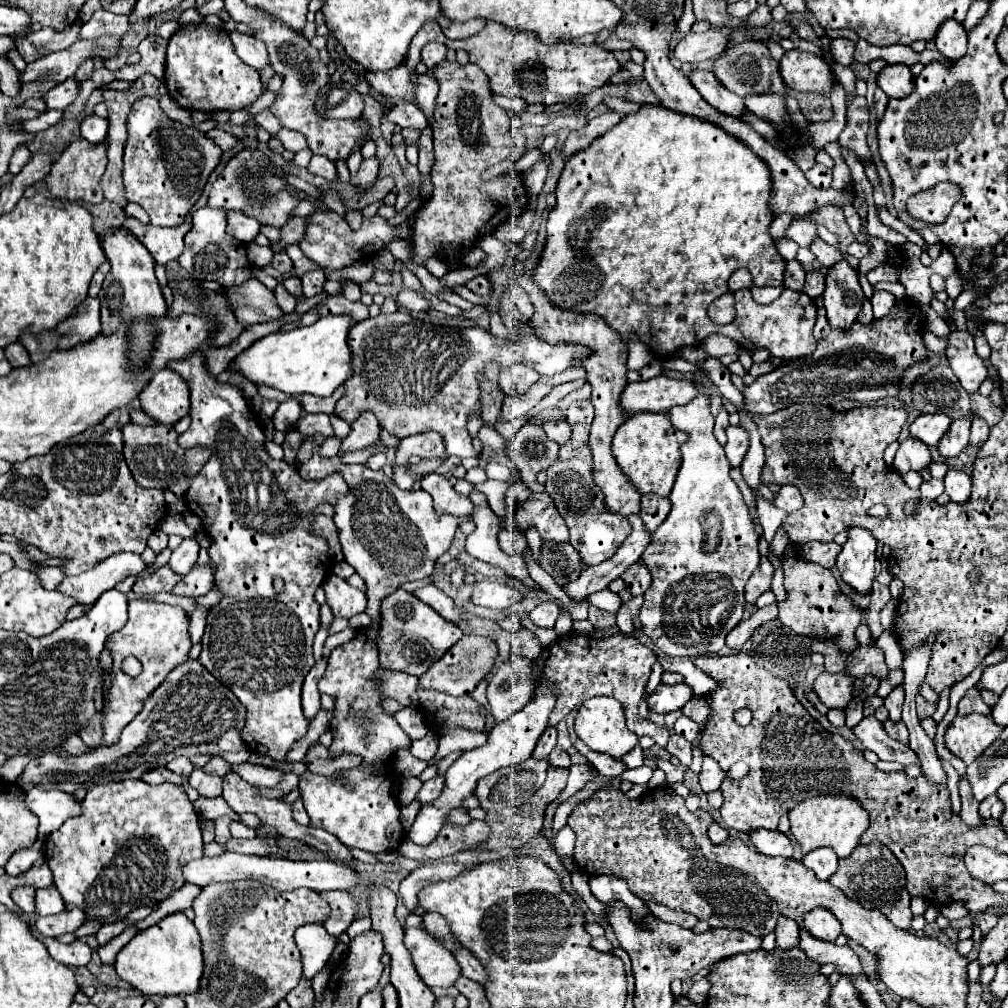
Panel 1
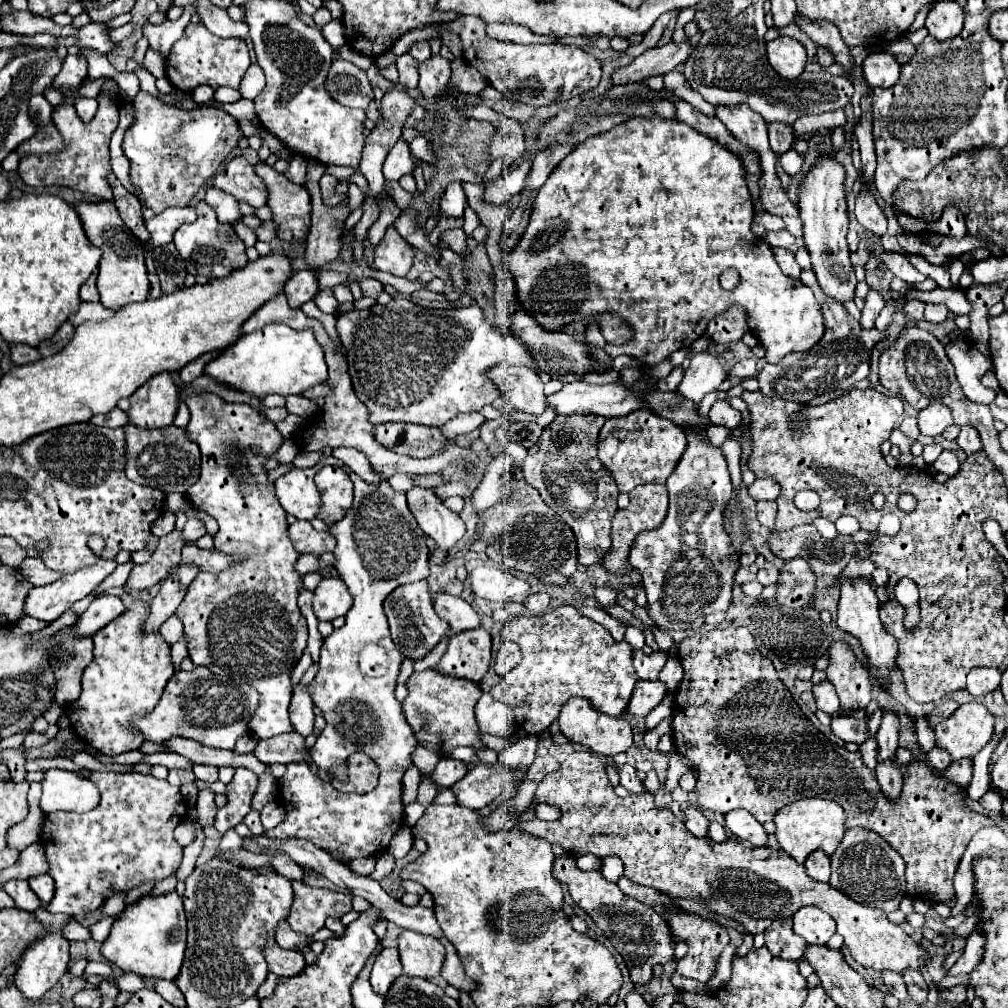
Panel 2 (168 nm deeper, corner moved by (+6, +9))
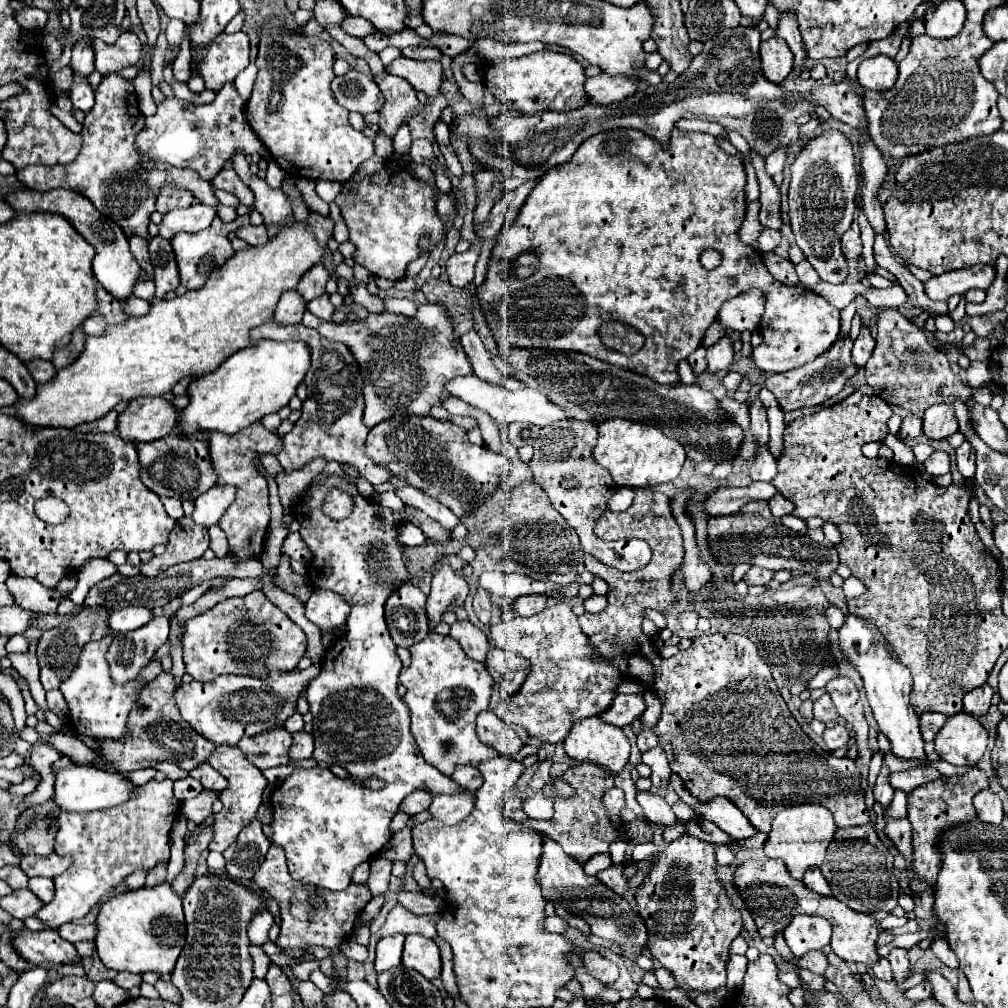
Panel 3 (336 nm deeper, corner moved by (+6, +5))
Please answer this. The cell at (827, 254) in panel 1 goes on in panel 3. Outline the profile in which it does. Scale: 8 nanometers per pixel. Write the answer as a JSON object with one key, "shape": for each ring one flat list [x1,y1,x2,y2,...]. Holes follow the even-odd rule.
{"shape":[[751,150,751,164,755,168,755,176,757,176,757,182,759,182,759,188,761,188,761,196,759,196,761,214,759,214,759,220,761,220,761,224,765,228,779,230,783,226,779,186,767,174,767,170,765,170,765,158,759,156,759,152,755,152,755,150]]}

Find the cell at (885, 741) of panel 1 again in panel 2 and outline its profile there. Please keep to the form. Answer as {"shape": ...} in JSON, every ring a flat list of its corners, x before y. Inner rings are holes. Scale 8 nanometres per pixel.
{"shape":[[837,716,831,722,831,732,843,742,863,744,867,740,867,720,865,718,857,720,851,716]]}

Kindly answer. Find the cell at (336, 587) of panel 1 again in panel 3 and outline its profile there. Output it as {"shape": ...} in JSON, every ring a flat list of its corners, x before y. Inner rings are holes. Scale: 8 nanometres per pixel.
{"shape":[[315,588,311,598,307,600,307,620,317,624,321,630,333,630,345,624,347,614,351,606,343,600,343,596,331,592,331,590,321,590]]}

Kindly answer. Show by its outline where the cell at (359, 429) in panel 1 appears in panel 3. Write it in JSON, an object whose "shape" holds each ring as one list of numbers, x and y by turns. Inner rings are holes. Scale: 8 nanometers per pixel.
{"shape":[[267,320,261,326,255,326,251,330,251,340,257,342,259,338,271,338,271,340,303,340,311,348,311,368,307,372,305,384,309,390,309,398,303,402,301,418,293,426,289,434,283,436,283,450,277,454,277,460,281,466,291,472,301,466,305,466,309,460,323,456,325,460,337,460,353,464,359,474,369,480,373,486,385,484,393,478,393,474,381,466,377,466,371,458,365,454,365,438,369,428,363,424,363,382,357,368,357,362,353,360,347,346,339,342,331,342,323,338,313,328,307,328,303,324,283,326,275,320]]}

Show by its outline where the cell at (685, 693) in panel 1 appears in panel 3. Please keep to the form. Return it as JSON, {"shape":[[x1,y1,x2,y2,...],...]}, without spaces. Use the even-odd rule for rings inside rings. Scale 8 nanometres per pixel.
{"shape":[[617,694,615,702,611,702,611,710,601,714,601,718,613,726,627,726,641,718,647,704,641,694]]}

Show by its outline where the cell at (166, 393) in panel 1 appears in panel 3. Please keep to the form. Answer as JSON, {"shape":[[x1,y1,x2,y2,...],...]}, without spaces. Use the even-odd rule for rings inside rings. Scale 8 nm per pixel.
{"shape":[[147,396,147,398,135,398,129,402,127,410,123,414,119,414,117,432,131,442,153,442,153,440,159,440,159,438,171,434,175,424,177,424,175,406,169,400,165,400,163,396]]}

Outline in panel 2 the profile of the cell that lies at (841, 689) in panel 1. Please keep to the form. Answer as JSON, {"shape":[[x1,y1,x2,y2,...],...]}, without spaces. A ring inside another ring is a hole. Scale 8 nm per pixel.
{"shape":[[821,682,817,686,813,686,813,696,815,696,815,704,819,710,823,710,825,714,837,714,839,712,839,698,835,694,835,688,829,682]]}

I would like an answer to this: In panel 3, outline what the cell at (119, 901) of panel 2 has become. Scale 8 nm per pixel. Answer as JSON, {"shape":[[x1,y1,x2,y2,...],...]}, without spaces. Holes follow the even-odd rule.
{"shape":[[139,870,139,872,131,874,131,876,125,880,125,884,127,884,125,890,137,890,137,888,143,888,143,884,145,884,145,876,147,876,145,870]]}

